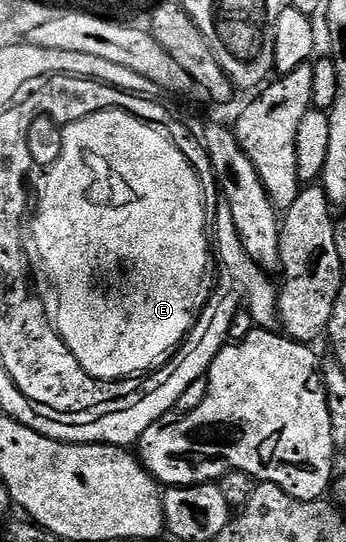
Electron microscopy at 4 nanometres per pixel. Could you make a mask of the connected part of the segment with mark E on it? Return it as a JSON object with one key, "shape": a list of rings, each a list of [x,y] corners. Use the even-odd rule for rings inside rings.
{"shape":[[[102,109],[101,111],[92,110],[92,113],[83,114],[82,117],[73,116],[72,118],[68,118],[67,130],[67,133],[57,135],[57,148],[53,151],[53,157],[55,159],[49,162],[39,174],[37,174],[38,172],[34,174],[34,177],[36,176],[35,193],[33,189],[33,213],[35,209],[35,218],[32,221],[30,218],[29,221],[29,241],[33,246],[34,256],[37,258],[38,272],[40,269],[43,272],[44,279],[47,280],[47,294],[44,292],[41,297],[41,305],[45,310],[46,320],[49,322],[50,328],[56,329],[59,332],[61,340],[69,347],[69,351],[73,351],[77,363],[81,363],[81,367],[89,376],[95,377],[99,381],[115,381],[150,374],[152,371],[159,369],[164,358],[179,349],[184,342],[184,338],[190,332],[192,325],[196,322],[197,314],[201,309],[201,299],[199,301],[199,296],[203,293],[203,280],[207,277],[207,253],[201,247],[207,241],[207,209],[203,206],[203,200],[205,200],[203,188],[197,179],[197,171],[193,171],[189,159],[185,159],[185,155],[181,155],[181,151],[174,145],[169,127],[161,127],[157,123],[150,122],[149,119],[141,119],[135,115],[129,115],[129,111]]]}

